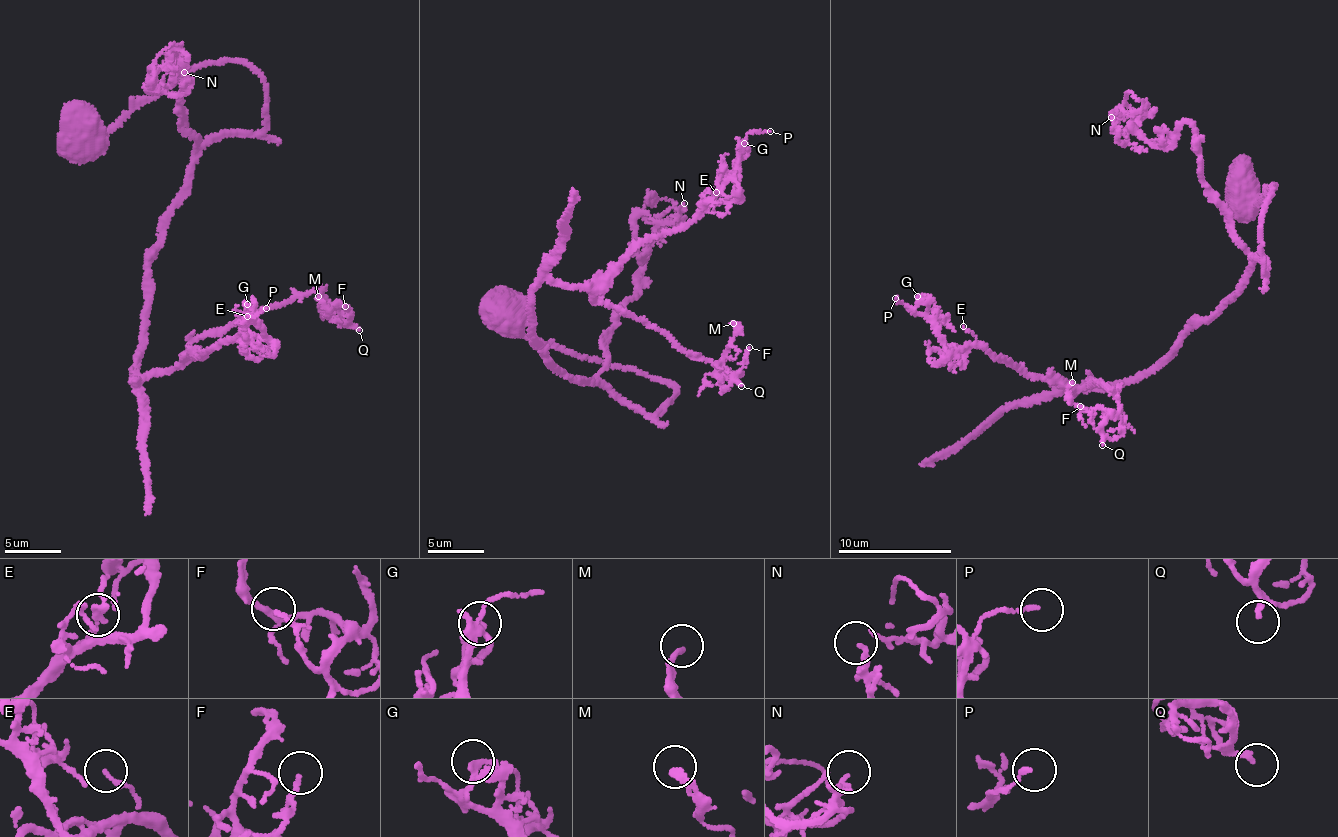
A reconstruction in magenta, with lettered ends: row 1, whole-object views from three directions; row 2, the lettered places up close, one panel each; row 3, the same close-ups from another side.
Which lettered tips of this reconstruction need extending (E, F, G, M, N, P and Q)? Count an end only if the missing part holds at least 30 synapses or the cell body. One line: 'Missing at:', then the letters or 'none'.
Missing at: none

